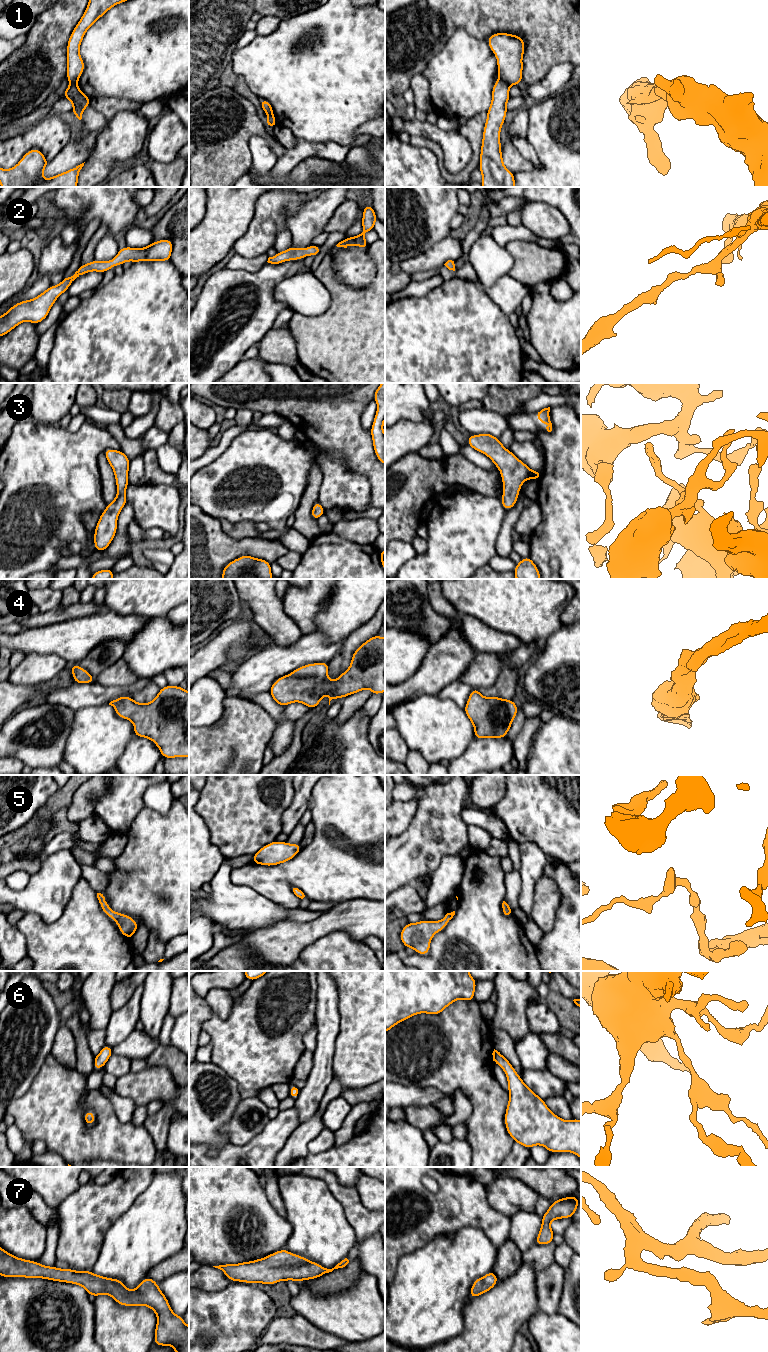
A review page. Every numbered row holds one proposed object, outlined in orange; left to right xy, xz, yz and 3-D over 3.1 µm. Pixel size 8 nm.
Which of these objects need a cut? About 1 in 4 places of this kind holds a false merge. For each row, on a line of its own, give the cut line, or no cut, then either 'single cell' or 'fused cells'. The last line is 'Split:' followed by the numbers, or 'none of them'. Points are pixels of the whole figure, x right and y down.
1: yz (499, 78), (509, 85) | fused cells
2: no cut | single cell
3: no cut | single cell
4: no cut | single cell
5: no cut | single cell
6: no cut | single cell
7: no cut | single cell
Split: 1

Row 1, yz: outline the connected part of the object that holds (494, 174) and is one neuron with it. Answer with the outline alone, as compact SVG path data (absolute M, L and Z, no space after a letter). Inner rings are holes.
M501 79L496 80L481 145L479 169L482 187L515 187L514 173L503 164L500 143L500 131L508 112L506 104L509 99L509 84Z

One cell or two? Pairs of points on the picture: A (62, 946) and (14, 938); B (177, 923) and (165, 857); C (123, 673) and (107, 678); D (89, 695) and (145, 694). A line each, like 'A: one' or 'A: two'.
A: two
B: one
C: one
D: two

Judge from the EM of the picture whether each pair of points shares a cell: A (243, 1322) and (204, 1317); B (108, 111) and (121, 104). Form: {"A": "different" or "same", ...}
{"A": "same", "B": "same"}

